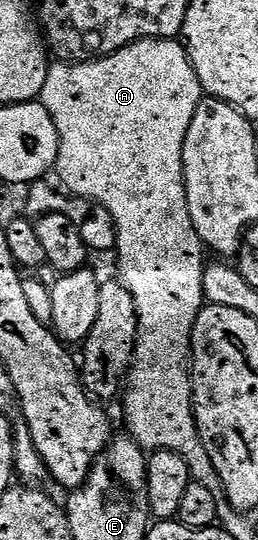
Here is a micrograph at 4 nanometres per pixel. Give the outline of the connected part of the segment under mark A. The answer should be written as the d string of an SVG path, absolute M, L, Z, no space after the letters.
M143 38L140 42L131 42L122 46L117 52L92 57L90 60L76 60L72 63L59 62L52 65L47 71L47 79L43 85L41 101L44 108L49 112L53 124L57 128L59 137L59 151L55 161L54 173L59 174L63 181L64 191L72 190L76 199L86 200L96 207L102 207L111 218L115 226L115 247L114 256L119 257L119 274L124 286L135 299L135 313L137 315L137 333L133 343L133 361L129 367L129 385L122 391L123 418L127 421L126 433L135 440L144 451L154 452L157 450L171 450L180 454L191 469L191 476L194 481L200 482L210 490L220 489L219 477L209 460L209 454L199 439L199 433L195 427L195 413L191 411L191 376L189 373L189 359L191 356L191 328L195 323L195 317L205 305L202 278L205 267L204 247L195 236L195 229L191 227L189 210L185 200L185 188L183 187L183 145L185 144L185 132L189 132L189 124L193 118L193 112L197 104L203 101L205 95L203 86L197 80L197 76L191 67L191 61L187 59L187 51L183 49L183 43L179 40L169 38Z

